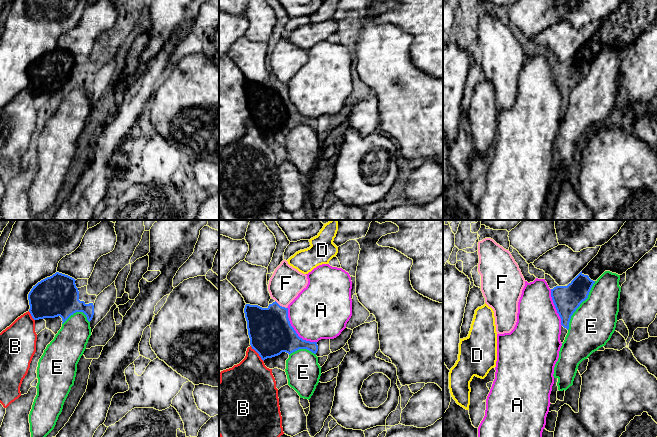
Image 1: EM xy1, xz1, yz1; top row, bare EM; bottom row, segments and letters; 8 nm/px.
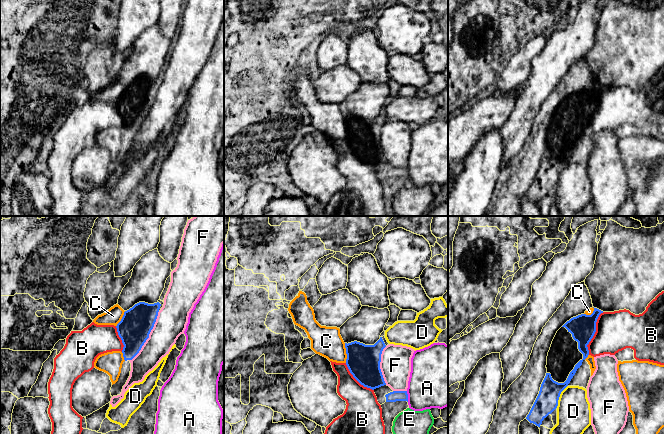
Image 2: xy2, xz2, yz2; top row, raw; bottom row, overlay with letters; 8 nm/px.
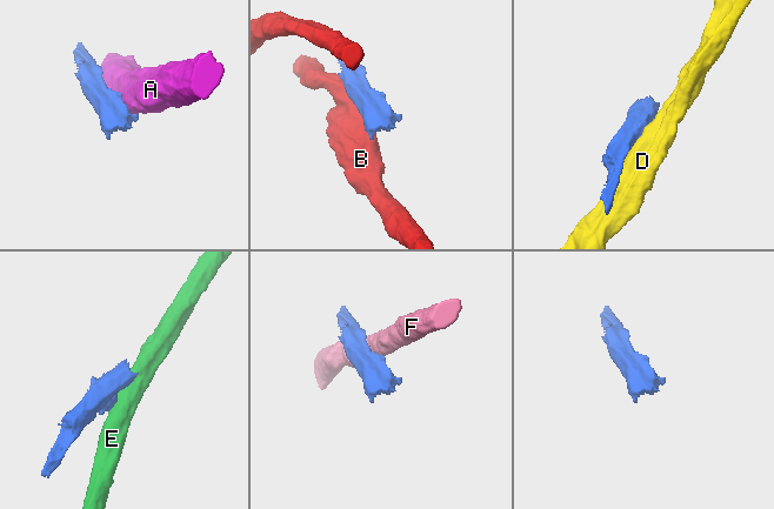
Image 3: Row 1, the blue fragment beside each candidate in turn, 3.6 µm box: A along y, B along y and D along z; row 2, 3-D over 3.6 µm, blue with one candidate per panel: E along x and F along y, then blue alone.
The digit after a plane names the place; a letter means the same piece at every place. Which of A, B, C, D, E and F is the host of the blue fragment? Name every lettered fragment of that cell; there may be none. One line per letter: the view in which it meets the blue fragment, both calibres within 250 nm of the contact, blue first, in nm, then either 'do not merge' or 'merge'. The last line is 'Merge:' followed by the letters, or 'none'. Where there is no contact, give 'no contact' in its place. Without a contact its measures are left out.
A: xz1 | 340/440 nm | do not merge
B: yz2 | 200/320 nm | do not merge
C: xz2 | 280/240 nm | do not merge
D: yz2 | 180/280 nm | do not merge
E: yz1 | 220/360 nm | do not merge
F: xy2 | 260/240 nm | do not merge
Merge: none

